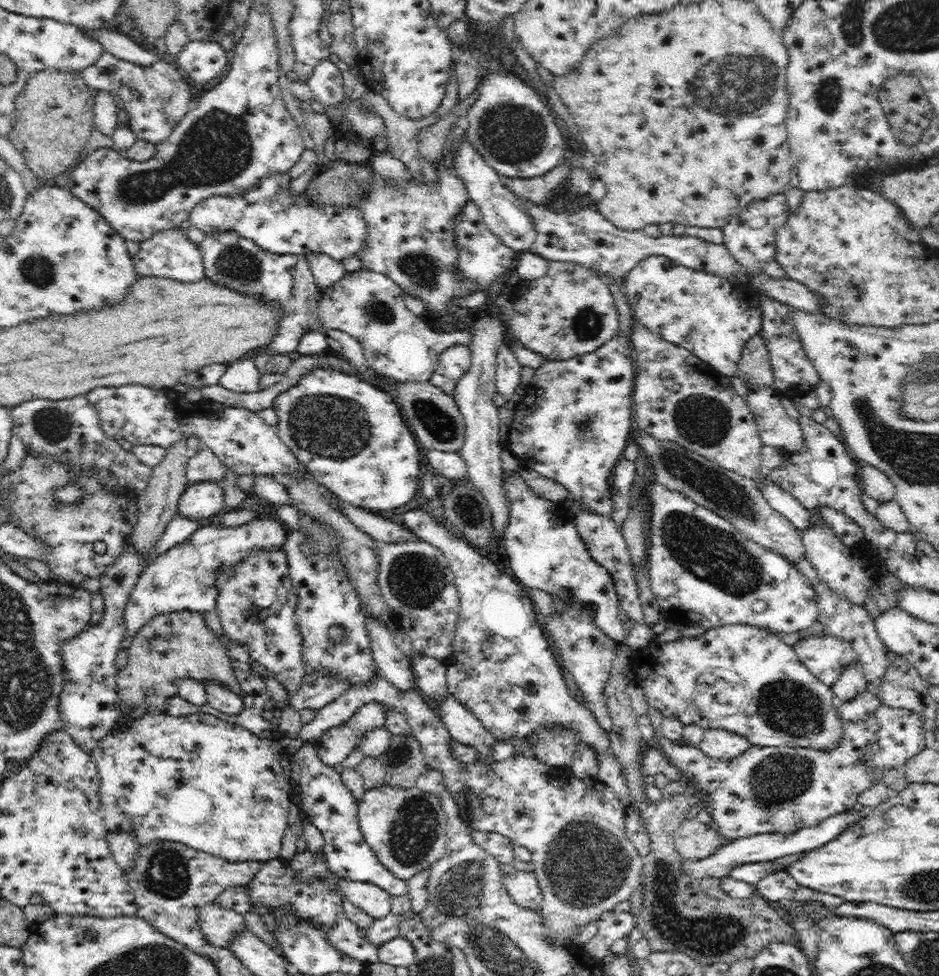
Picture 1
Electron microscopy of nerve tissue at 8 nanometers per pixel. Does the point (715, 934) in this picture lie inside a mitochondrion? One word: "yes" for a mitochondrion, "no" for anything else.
yes

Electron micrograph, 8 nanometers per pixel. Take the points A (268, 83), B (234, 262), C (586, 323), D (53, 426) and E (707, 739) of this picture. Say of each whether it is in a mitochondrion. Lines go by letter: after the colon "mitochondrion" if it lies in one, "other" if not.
A: other
B: mitochondrion
C: mitochondrion
D: mitochondrion
E: other

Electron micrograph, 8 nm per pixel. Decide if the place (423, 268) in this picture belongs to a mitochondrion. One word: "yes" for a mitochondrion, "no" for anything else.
yes

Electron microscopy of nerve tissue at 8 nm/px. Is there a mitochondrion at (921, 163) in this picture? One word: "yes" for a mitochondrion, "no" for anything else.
no

